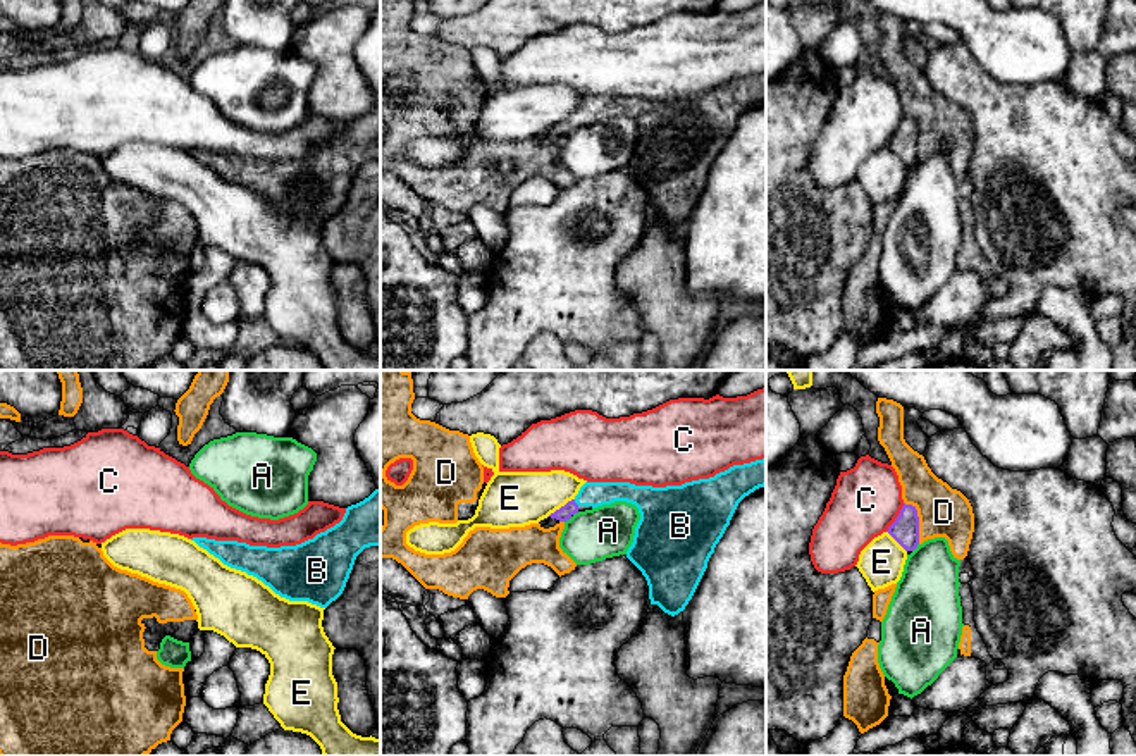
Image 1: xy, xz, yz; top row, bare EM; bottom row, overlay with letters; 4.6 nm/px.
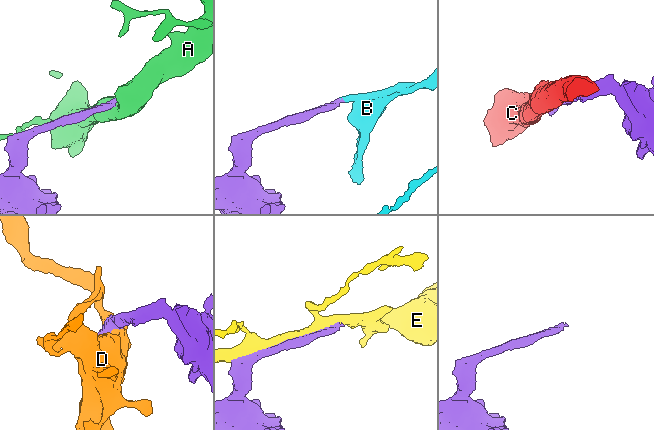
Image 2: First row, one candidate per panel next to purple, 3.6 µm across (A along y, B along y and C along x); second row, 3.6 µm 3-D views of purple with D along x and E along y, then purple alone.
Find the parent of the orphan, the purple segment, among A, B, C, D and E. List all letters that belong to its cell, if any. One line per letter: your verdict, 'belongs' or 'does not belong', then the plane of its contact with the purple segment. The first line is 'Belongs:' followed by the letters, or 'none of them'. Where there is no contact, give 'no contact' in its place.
Belongs: B
A: does not belong; meets purple in xz
B: belongs; meets purple in xz
C: does not belong; meets purple in yz
D: does not belong; meets purple in yz
E: does not belong; meets purple in xz

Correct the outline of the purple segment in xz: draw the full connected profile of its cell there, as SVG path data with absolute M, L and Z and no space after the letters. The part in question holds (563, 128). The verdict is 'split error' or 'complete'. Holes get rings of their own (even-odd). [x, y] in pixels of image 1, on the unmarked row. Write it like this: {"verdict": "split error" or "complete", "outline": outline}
{"verdict": "split error", "outline": "M766 72L682 100L585 96L571 115L549 131L566 136L580 121L635 119L640 134L627 172L645 191L651 219L675 231L692 214L738 117L764 100Z"}

